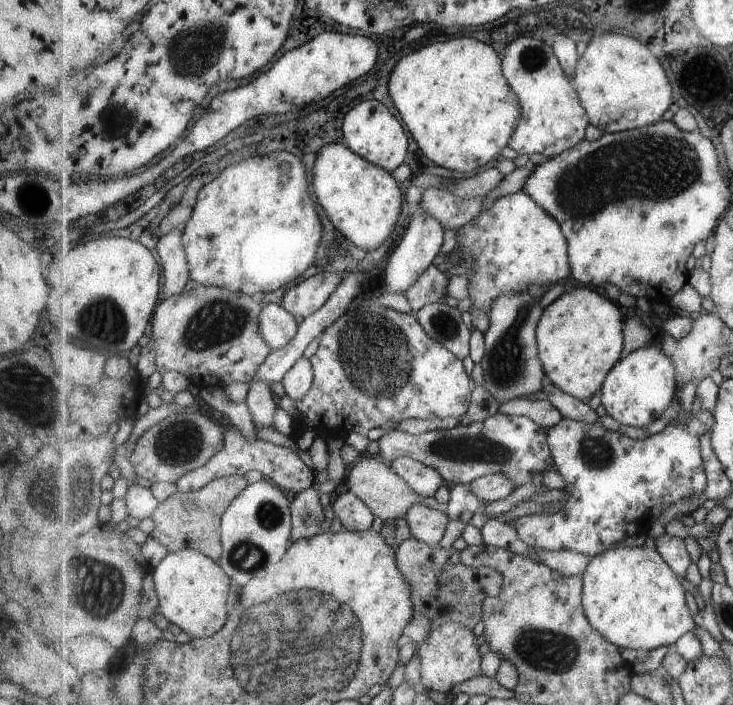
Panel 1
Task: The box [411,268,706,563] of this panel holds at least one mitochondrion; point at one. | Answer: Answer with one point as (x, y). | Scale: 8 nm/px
(507, 365)

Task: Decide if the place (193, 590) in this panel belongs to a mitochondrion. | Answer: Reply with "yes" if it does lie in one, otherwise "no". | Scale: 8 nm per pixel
no

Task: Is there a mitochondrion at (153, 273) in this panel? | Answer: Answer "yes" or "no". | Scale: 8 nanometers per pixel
no

